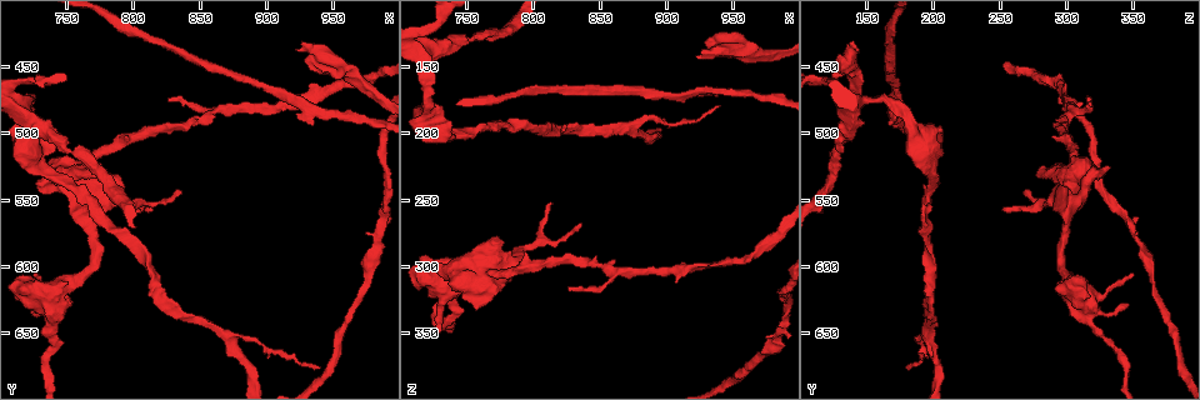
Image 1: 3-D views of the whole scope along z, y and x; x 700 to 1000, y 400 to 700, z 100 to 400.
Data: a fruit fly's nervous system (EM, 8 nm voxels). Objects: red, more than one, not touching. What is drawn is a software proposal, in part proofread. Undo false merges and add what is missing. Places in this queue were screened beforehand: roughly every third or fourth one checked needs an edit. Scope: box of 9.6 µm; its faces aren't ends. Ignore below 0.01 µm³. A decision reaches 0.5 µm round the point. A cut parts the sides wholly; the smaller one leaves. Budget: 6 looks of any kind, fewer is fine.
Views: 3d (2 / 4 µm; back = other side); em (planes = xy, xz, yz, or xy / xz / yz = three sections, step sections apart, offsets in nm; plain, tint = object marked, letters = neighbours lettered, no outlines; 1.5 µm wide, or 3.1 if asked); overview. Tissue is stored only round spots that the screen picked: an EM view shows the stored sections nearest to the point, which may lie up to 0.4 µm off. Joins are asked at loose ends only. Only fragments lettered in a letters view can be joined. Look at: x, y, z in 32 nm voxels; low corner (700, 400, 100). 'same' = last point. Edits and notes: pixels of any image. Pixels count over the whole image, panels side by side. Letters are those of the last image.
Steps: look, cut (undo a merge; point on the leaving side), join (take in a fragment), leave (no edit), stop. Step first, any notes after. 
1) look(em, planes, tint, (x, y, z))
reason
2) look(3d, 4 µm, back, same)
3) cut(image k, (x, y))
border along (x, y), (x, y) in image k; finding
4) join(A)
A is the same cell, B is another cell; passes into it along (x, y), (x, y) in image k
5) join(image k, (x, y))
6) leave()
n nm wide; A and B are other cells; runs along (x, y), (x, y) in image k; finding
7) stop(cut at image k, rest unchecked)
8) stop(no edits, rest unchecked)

look(3d, 2 µm, back, (762, 534, 282))
stops while still wide

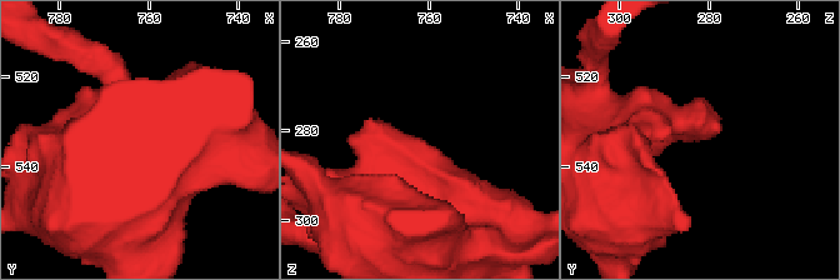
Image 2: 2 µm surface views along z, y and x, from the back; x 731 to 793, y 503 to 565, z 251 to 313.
look(em, yz, step 4, tint, (760, 531, 282))
now the EM

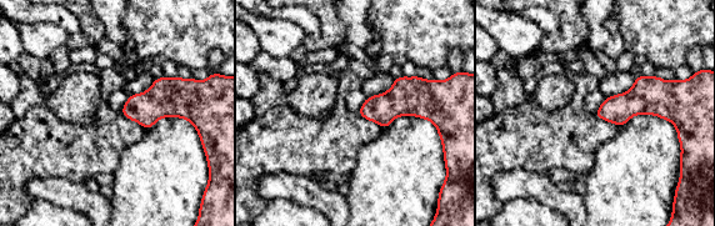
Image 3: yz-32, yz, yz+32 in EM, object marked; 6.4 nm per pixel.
look(em, planes, letters, same)
another direction

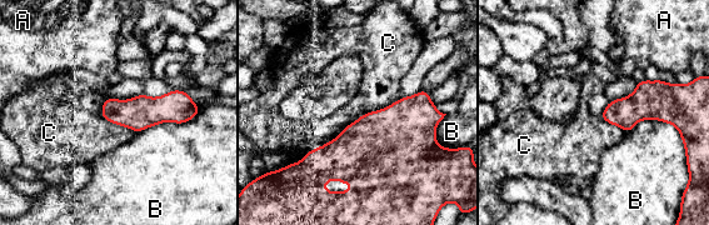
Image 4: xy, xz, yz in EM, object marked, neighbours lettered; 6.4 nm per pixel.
leave()
A, B and C are other cells; border along (402, 98), (362, 114), (303, 154) in image 4; no lettered fragment goes on from it

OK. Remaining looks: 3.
look(em, planes, plain, (856, 488, 304))
sharp bend

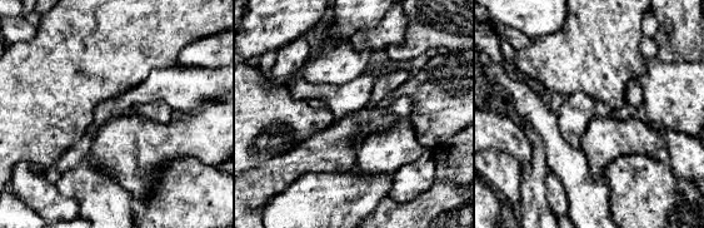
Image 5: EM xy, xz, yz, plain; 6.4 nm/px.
look(em, planes, tint, same)

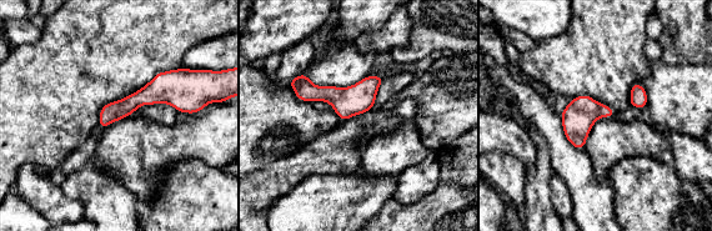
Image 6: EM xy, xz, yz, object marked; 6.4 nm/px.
look(em, planes, letters, same)
what lies round it

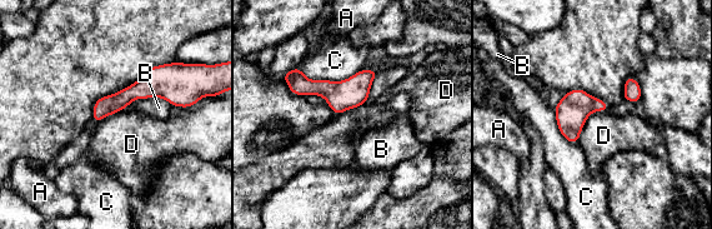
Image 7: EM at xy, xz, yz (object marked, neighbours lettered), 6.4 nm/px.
leave()
130 nm wide; A, B, C and D are other cells; runs along (186, 99), (140, 89), (95, 118) in image 7; continuous, no second neuron

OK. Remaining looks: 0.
stop(no edits, rest unchecked)

